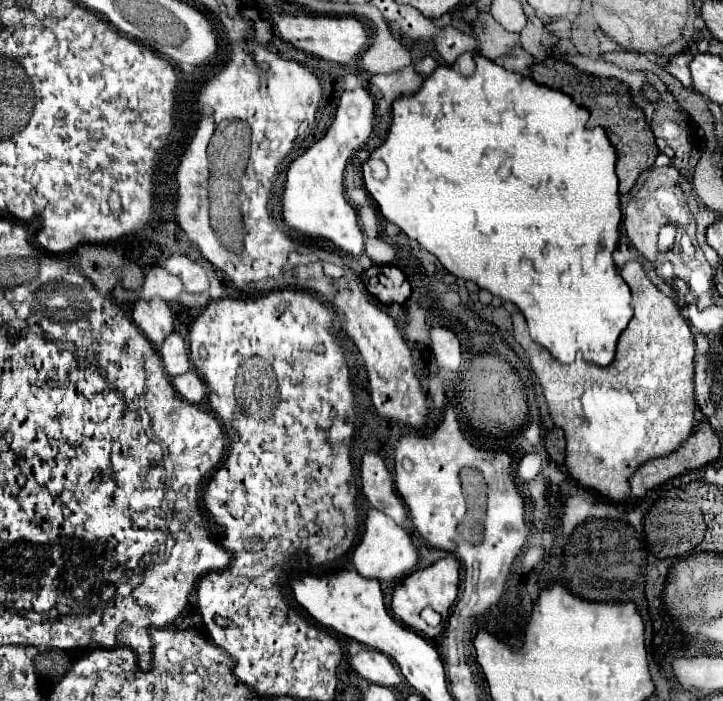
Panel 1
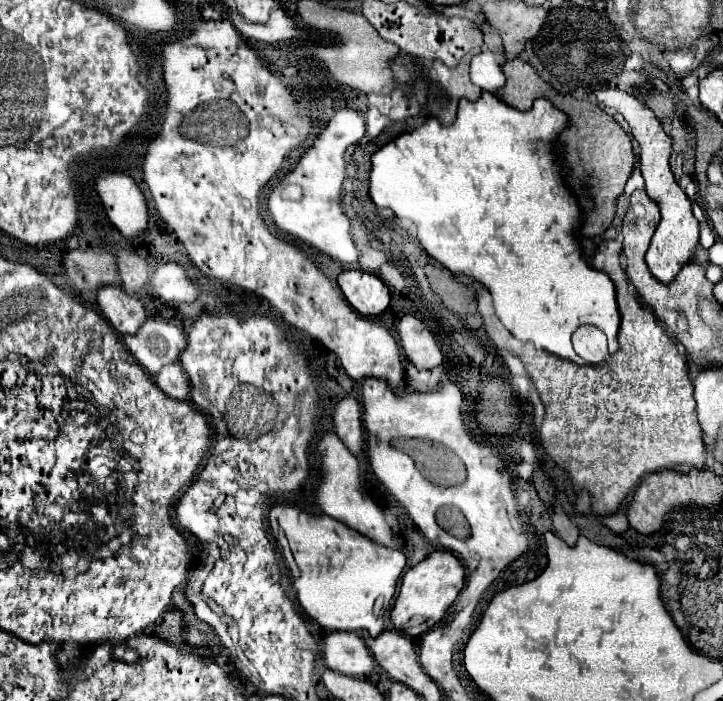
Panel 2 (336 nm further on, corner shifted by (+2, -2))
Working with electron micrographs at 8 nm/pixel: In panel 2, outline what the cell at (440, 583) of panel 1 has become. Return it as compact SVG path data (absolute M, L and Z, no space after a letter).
M437 550L433 554L429 554L423 562L411 566L403 580L401 580L401 588L399 588L399 596L395 600L395 606L391 610L391 620L393 626L397 630L403 630L403 626L413 618L413 616L421 616L425 618L423 624L415 626L415 628L407 628L403 630L407 636L411 638L419 638L425 632L429 632L435 624L441 622L441 618L445 616L445 612L449 610L449 606L455 602L459 590L465 584L465 570L461 566L461 562L447 550Z

